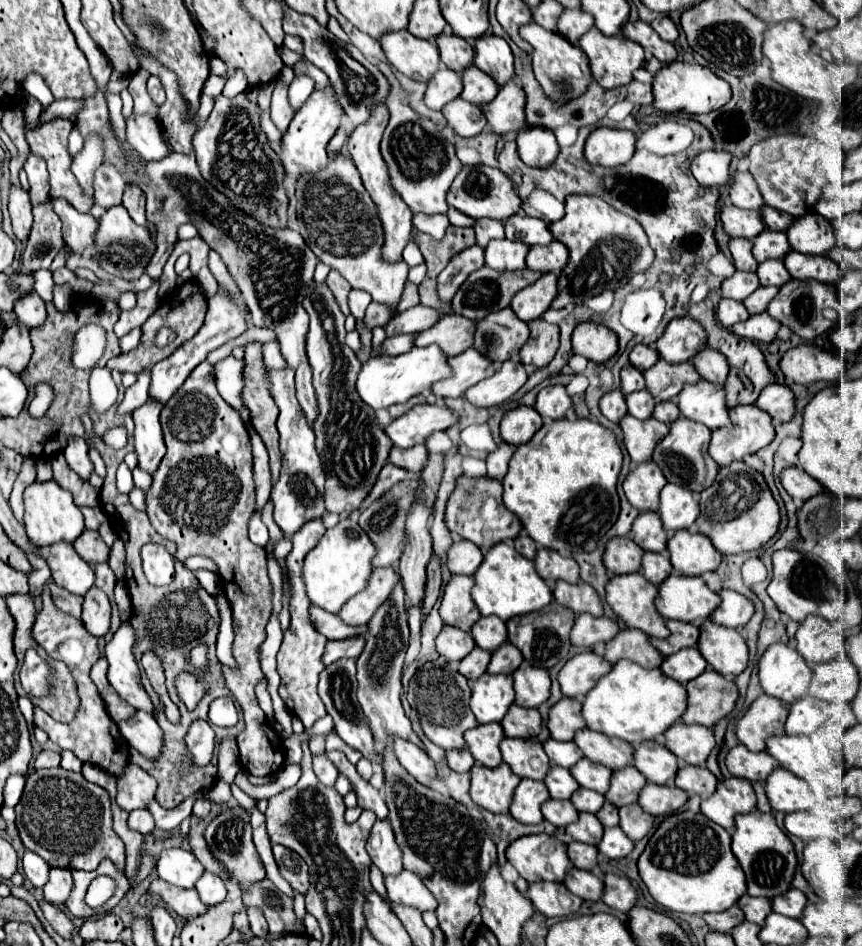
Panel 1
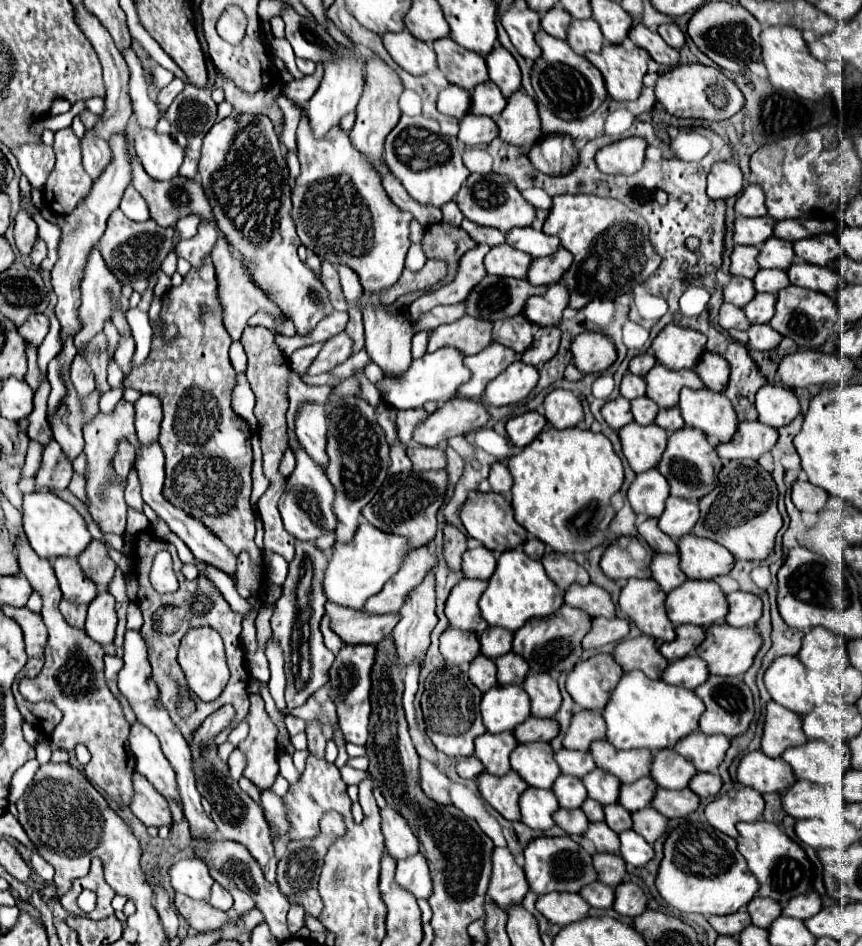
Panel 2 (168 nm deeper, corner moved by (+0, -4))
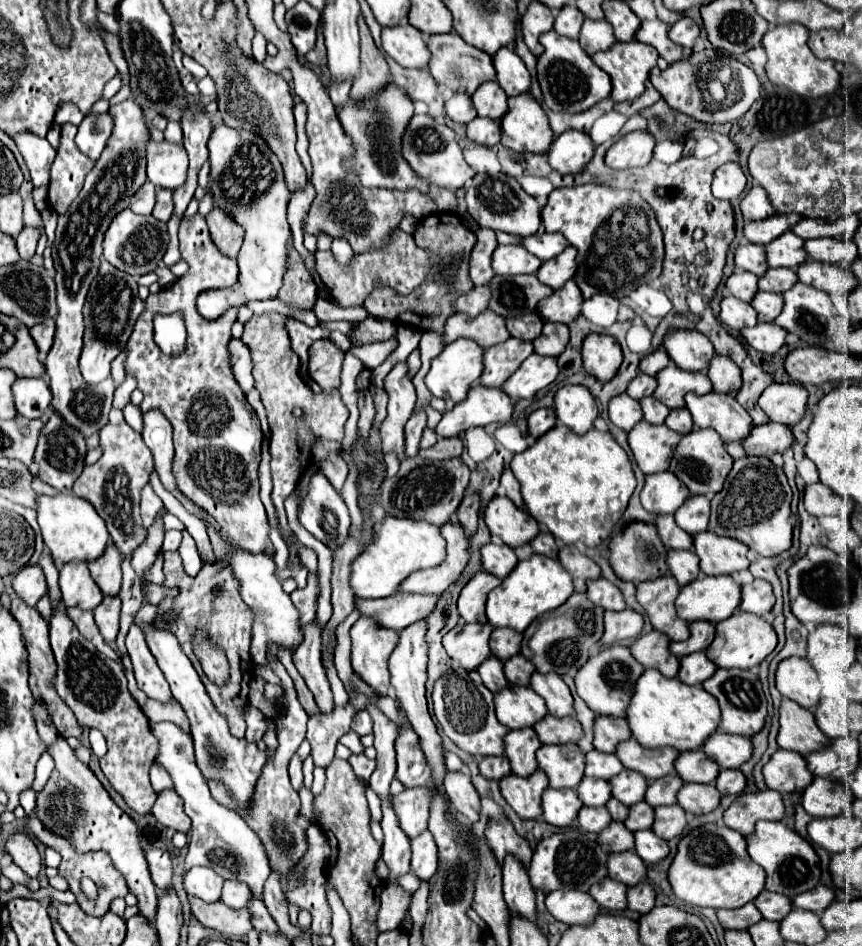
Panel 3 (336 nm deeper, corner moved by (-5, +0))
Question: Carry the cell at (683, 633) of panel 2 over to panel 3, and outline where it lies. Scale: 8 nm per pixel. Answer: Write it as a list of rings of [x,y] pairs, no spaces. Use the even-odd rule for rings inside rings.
[[[693,621],[689,625],[689,629],[691,629],[691,637],[687,641],[669,645],[673,655],[685,657],[685,655],[695,653],[695,651],[705,651],[705,647],[709,647],[709,643],[715,637],[715,625],[709,621]]]

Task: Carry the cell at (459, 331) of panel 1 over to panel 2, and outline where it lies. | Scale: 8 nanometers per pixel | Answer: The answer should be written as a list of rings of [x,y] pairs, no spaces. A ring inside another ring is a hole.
[[[464,315],[462,319],[440,325],[428,339],[428,351],[440,347],[456,347],[462,355],[474,355],[492,343],[492,323]]]

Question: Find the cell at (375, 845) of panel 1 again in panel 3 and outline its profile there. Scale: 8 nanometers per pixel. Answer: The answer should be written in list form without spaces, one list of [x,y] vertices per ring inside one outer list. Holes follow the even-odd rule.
[[[427,787],[403,789],[397,797],[393,797],[393,807],[399,817],[399,825],[411,839],[427,829],[431,799],[433,795]]]

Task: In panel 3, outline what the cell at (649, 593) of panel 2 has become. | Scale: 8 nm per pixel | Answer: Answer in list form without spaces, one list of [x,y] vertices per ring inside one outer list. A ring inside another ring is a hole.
[[[671,575],[653,579],[653,581],[643,581],[643,583],[637,585],[637,601],[647,611],[653,627],[657,631],[669,635],[671,641],[685,641],[685,639],[689,639],[691,633],[689,633],[689,623],[677,617],[677,611],[675,611],[675,599],[677,599],[677,595],[679,595],[679,585],[677,585],[677,581]]]

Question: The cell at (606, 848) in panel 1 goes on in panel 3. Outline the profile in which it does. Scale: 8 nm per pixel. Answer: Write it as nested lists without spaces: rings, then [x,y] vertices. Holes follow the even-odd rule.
[[[651,829],[635,833],[635,851],[645,863],[659,863],[669,855],[669,845],[665,839],[659,839]]]

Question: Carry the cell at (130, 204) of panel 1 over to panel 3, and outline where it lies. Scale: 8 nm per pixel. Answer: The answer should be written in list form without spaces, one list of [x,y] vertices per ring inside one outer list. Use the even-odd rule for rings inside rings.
[[[145,183],[131,199],[131,209],[137,213],[137,215],[151,215],[153,211],[153,205],[155,205],[155,187],[153,183]]]

